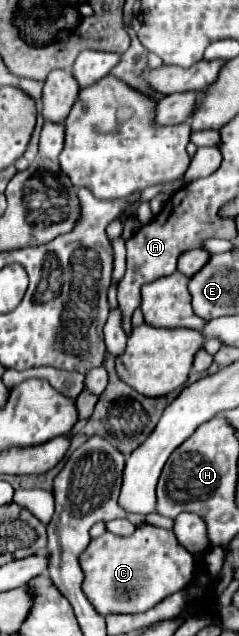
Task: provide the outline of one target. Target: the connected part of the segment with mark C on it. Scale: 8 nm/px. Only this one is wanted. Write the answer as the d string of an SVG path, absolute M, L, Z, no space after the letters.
M142 524L132 536L102 534L94 538L78 558L84 584L82 590L98 614L142 614L158 600L186 588L194 574L192 556L182 548L172 530Z

